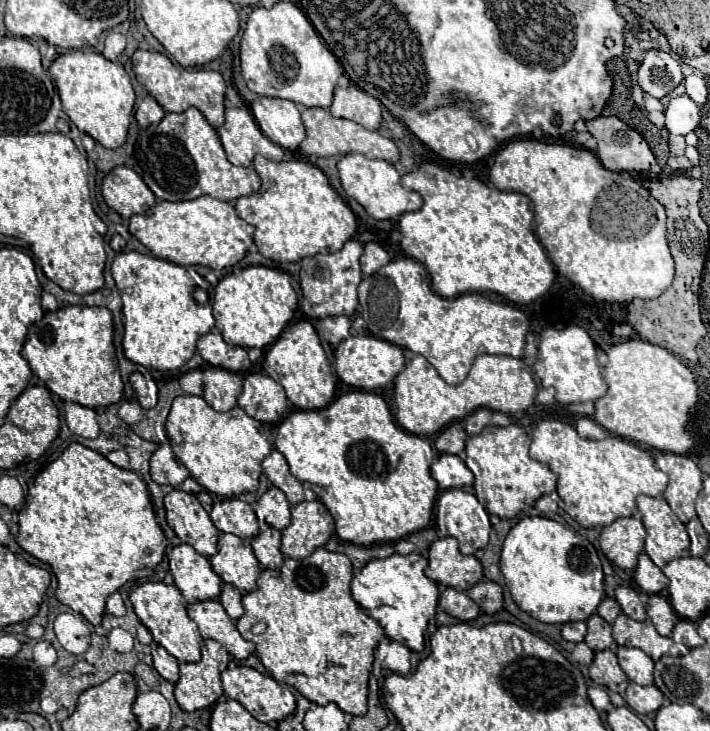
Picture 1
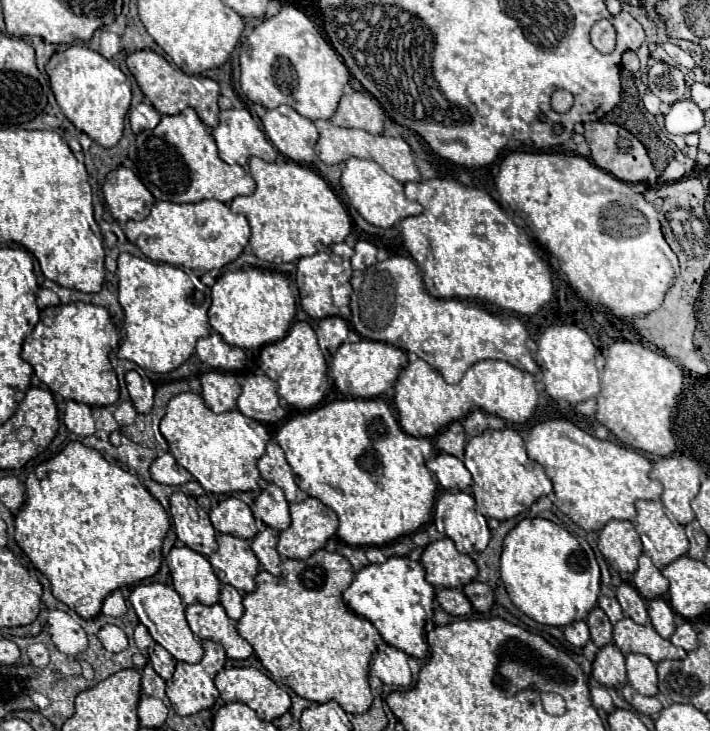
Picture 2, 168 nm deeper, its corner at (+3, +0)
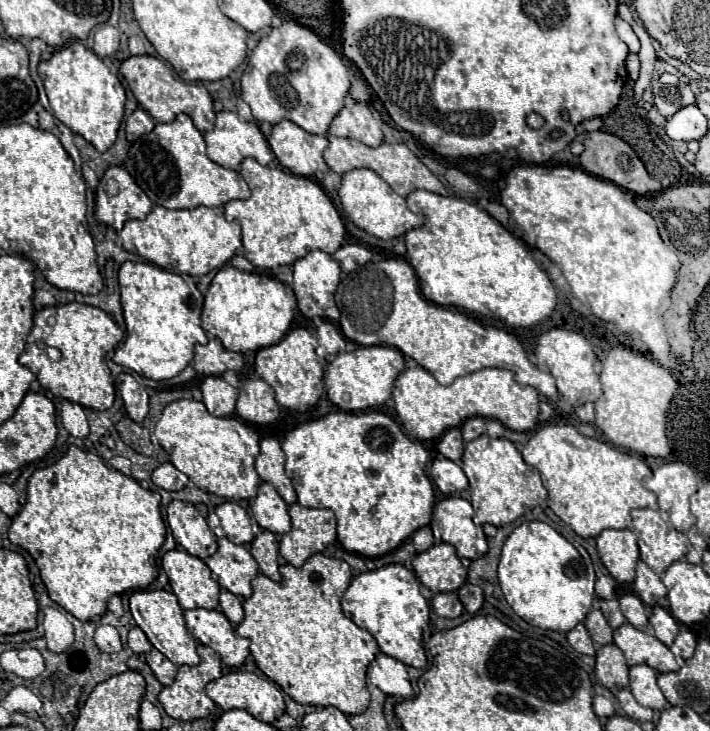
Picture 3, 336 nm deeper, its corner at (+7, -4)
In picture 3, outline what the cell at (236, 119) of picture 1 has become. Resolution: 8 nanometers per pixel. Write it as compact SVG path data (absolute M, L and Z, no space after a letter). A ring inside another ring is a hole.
M227 110L219 112L215 128L211 132L205 132L205 142L207 142L207 156L225 170L235 170L237 174L243 158L255 158L263 166L267 166L273 160L273 152L267 144L267 138L261 134L257 122L243 122L237 118L235 112L227 112Z

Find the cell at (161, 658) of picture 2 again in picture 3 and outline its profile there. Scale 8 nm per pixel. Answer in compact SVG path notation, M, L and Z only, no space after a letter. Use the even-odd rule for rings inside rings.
M151 650L149 654L147 654L147 664L149 664L149 668L153 670L153 674L155 674L155 678L163 684L163 686L169 686L173 680L175 680L175 676L177 676L177 666L171 662L171 660L167 660L159 650Z

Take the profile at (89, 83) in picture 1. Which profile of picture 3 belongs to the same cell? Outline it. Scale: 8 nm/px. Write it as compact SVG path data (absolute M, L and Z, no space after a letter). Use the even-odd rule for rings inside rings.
M71 42L39 64L39 76L45 86L51 112L71 132L81 134L99 152L105 152L117 140L117 130L125 112L125 90L121 80L81 42Z

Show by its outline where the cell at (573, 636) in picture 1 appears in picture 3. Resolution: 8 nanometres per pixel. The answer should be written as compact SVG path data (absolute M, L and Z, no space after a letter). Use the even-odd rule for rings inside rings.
M577 624L573 630L569 630L567 640L579 654L595 656L595 644L593 644L593 640L591 640L591 636L583 624Z

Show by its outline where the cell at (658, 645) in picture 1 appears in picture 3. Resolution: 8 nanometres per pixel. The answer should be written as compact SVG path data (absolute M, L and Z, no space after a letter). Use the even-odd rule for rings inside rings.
M623 624L613 632L613 642L621 648L629 666L649 664L657 672L677 672L679 664L673 652L655 636L645 634L631 624Z

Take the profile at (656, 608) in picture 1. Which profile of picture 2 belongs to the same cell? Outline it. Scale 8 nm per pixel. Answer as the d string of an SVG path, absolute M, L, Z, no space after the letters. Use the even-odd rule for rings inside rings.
M655 598L649 602L649 618L653 628L663 636L669 638L675 632L675 612L663 598Z

